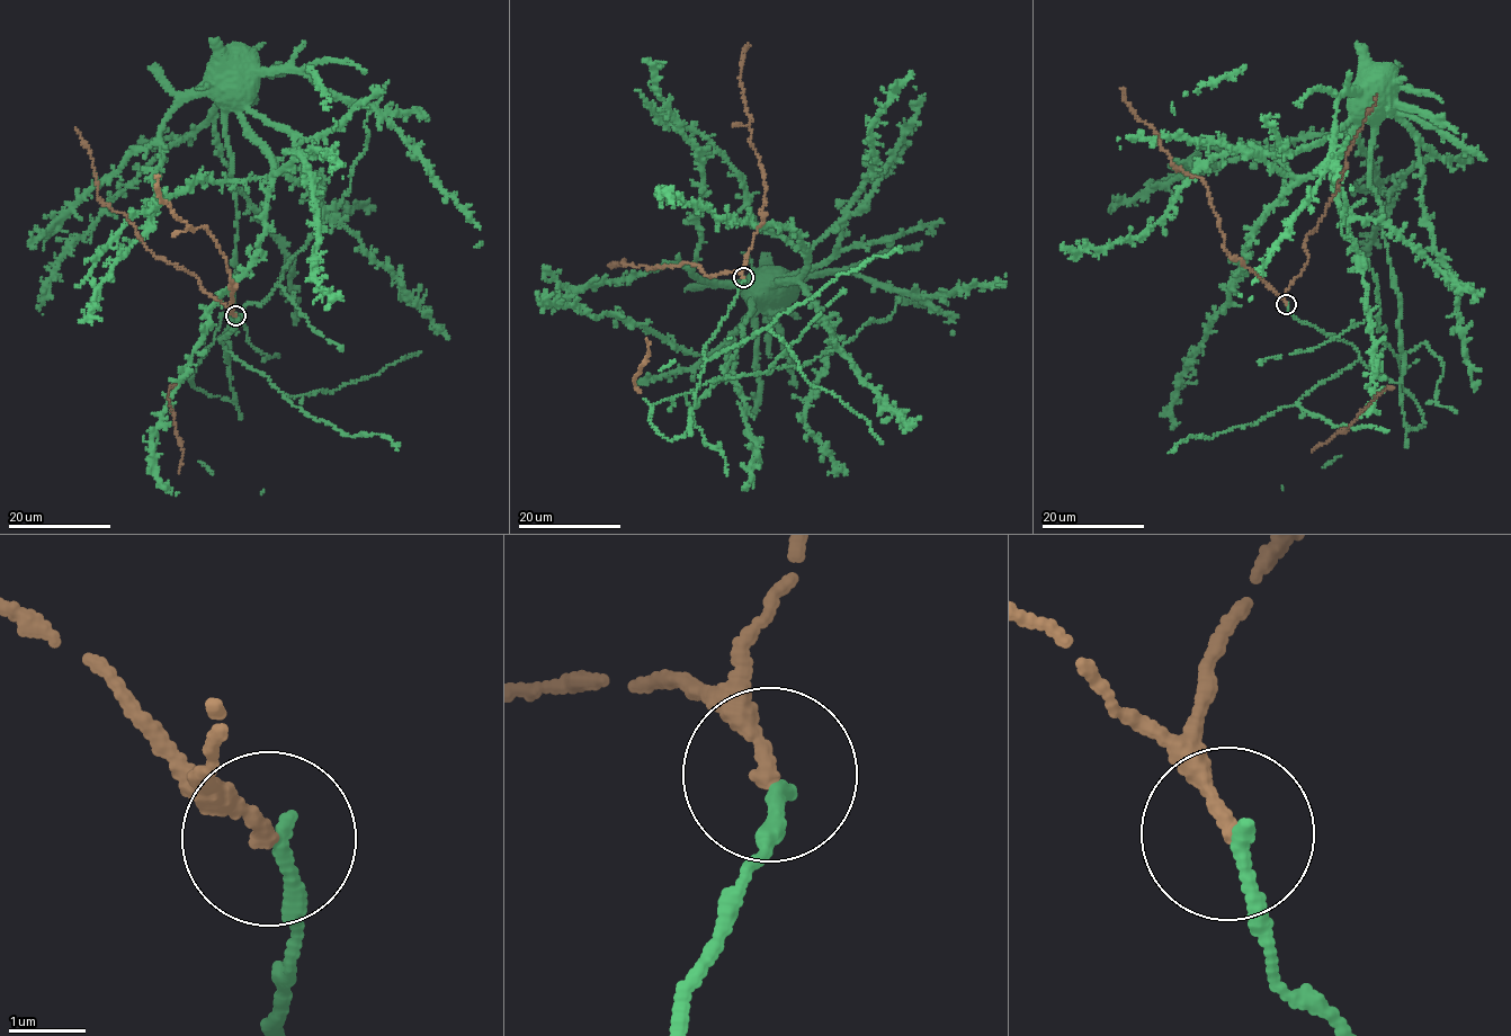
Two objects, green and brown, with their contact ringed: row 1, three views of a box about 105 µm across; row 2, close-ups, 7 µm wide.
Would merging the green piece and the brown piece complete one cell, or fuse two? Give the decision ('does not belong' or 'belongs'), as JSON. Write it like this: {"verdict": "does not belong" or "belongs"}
{"verdict": "belongs"}

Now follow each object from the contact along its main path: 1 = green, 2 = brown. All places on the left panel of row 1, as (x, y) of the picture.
1: (237, 315), (237, 328), (220, 340), (226, 362), (238, 216), (224, 106), (235, 81)
2: (235, 315), (225, 256), (209, 232), (203, 226), (191, 231), (161, 202), (157, 176)

